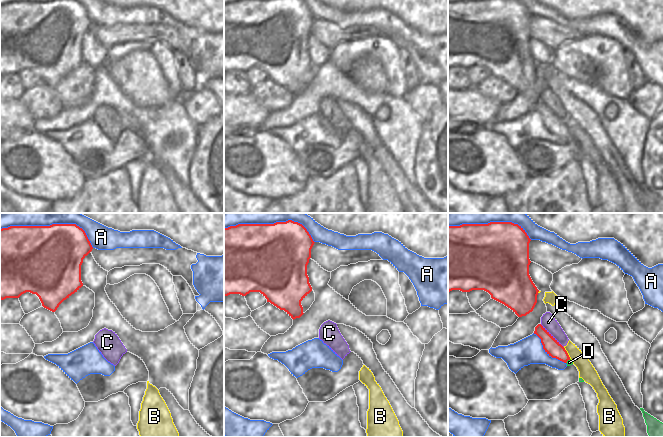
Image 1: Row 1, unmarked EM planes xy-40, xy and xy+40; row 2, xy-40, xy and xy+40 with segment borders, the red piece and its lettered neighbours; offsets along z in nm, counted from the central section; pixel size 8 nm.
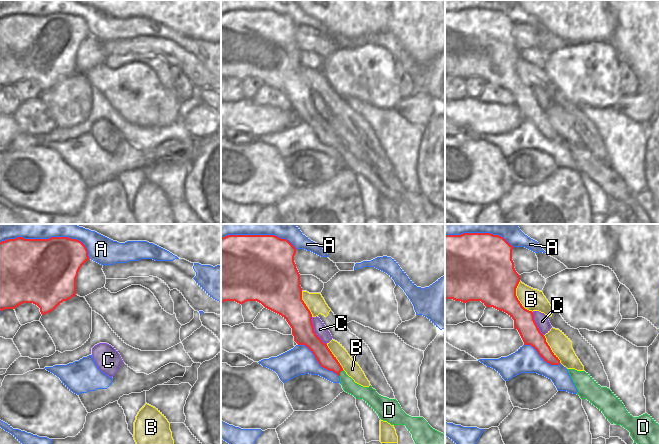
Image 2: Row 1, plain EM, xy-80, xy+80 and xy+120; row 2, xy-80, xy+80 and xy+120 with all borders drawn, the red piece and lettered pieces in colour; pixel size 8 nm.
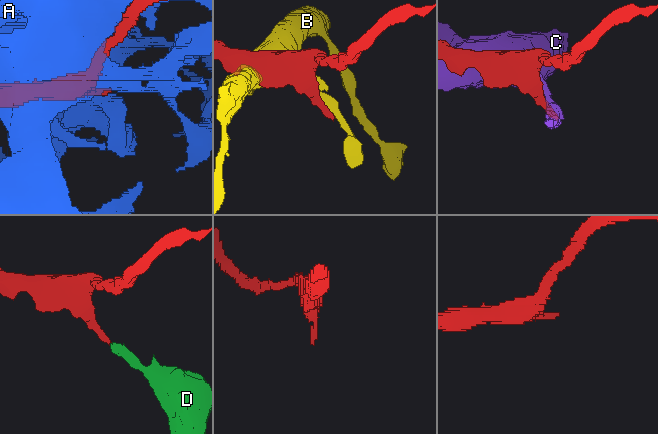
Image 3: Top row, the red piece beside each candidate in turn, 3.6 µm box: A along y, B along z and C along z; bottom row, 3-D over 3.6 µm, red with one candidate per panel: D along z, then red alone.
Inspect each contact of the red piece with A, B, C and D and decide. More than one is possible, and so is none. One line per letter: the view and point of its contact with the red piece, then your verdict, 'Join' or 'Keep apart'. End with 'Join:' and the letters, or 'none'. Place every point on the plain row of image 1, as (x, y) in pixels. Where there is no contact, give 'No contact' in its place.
A: Touches red at xy+40 (546, 127). Keep apart
B: Touches red at xy+40 (567, 129). Keep apart
C: Touches red at xy+40 (552, 112). Keep apart
D: Touches red at xy+40 (567, 136). Join
Join: D

